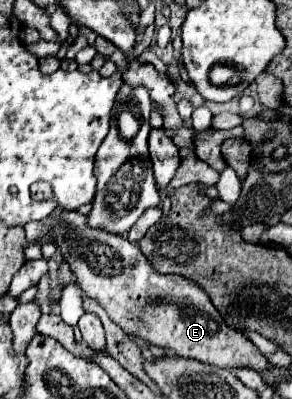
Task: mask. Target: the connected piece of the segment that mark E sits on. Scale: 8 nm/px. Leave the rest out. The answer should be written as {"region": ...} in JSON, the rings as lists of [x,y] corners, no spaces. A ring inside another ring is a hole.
{"region":[[[63,212],[59,218],[29,222],[25,226],[27,240],[35,242],[47,228],[53,230],[53,240],[69,260],[77,284],[89,298],[105,308],[109,318],[123,328],[127,336],[143,338],[153,346],[173,350],[177,356],[217,368],[239,370],[239,366],[251,366],[259,374],[275,368],[249,338],[225,324],[197,282],[183,276],[161,274],[147,262],[137,244],[131,244],[123,236],[89,228],[85,216],[79,212]]]}

